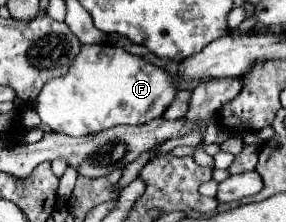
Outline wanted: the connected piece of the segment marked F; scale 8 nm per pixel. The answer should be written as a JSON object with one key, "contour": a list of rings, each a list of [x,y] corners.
{"contour":[[[83,44],[79,54],[73,58],[67,74],[59,78],[51,78],[35,98],[35,112],[41,122],[49,126],[53,132],[63,132],[69,136],[85,136],[97,130],[105,130],[117,124],[147,124],[171,106],[179,92],[177,80],[165,68],[153,66],[145,58],[137,54],[129,54],[123,48],[111,44]]]}

